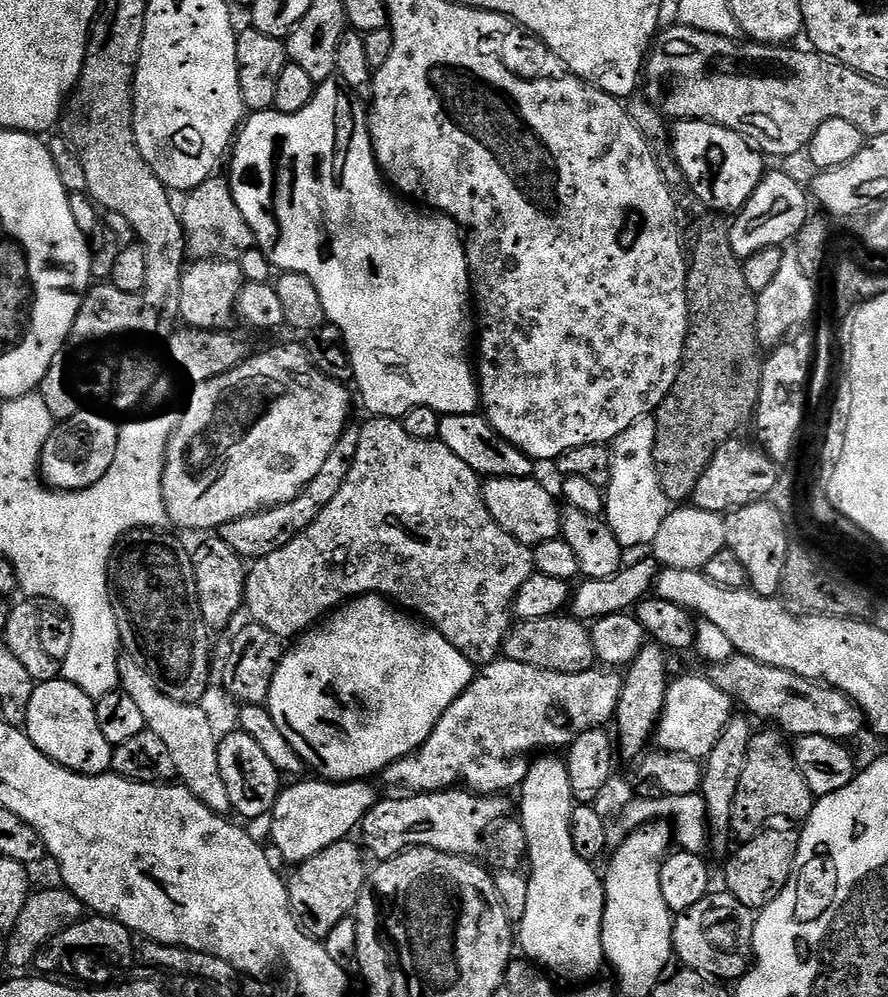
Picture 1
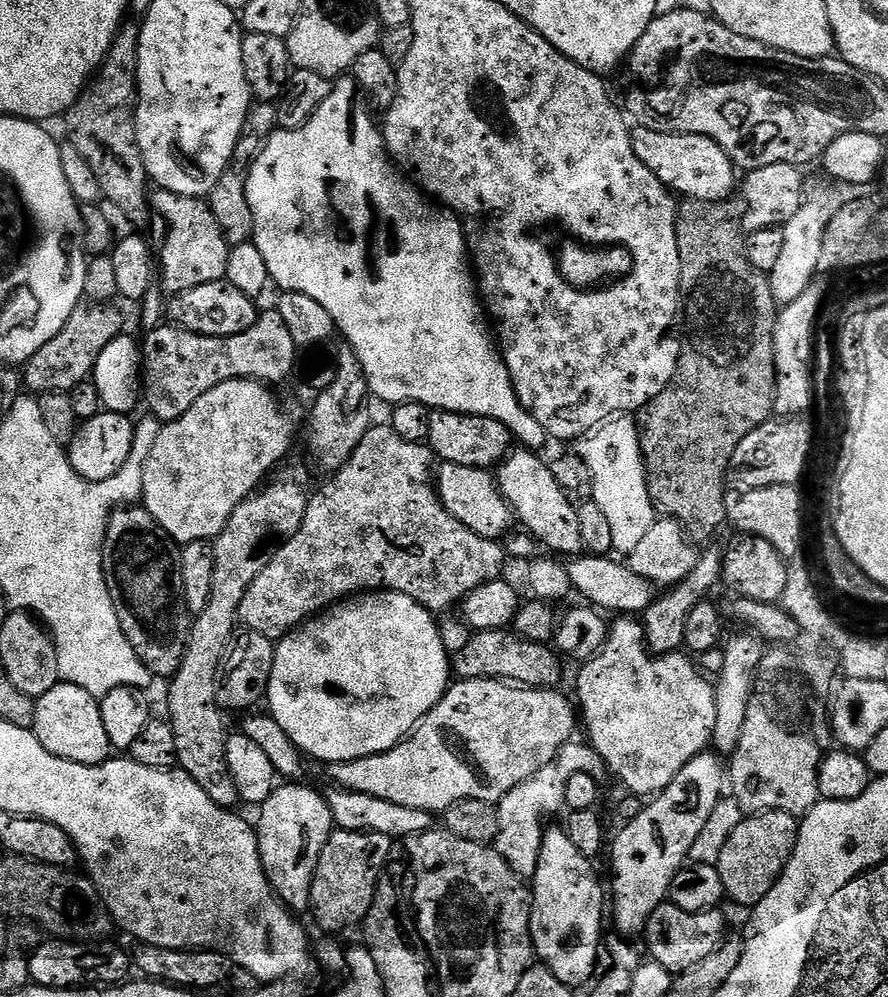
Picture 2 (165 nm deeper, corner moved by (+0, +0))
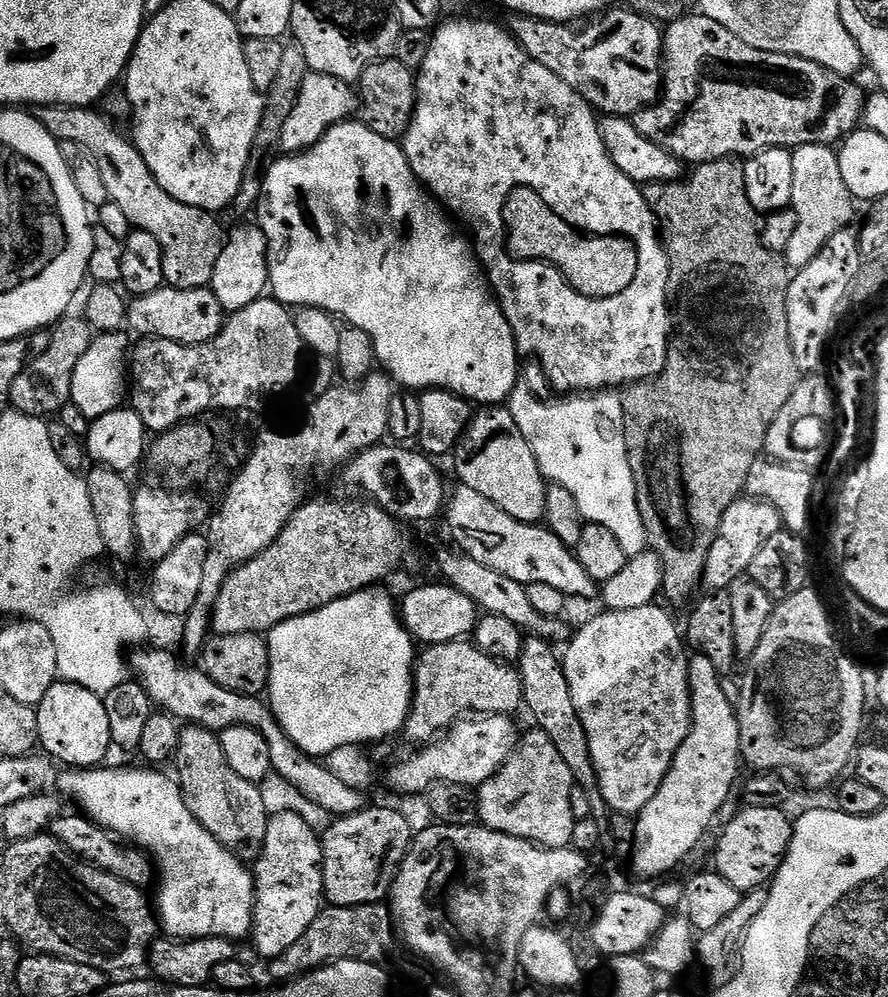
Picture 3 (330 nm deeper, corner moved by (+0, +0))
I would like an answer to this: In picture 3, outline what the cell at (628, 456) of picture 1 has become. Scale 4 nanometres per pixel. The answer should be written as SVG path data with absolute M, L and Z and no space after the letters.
M520 386L512 393L506 407L512 411L514 422L518 422L522 438L530 442L530 450L545 481L566 486L566 490L574 494L574 502L578 502L578 510L584 515L585 521L606 526L606 530L612 531L628 557L641 556L649 551L646 526L642 526L642 514L638 510L634 474L628 461L621 397L615 391L605 390L595 394L572 394L567 398L560 398L557 404L547 404L534 393L527 392L524 386Z

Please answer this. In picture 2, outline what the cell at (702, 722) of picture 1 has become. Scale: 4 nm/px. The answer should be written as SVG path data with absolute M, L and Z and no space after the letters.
M583 606L584 608L572 608L565 616L559 617L554 633L554 648L561 657L569 656L572 660L588 660L580 668L580 673L576 676L576 696L579 711L582 713L582 724L588 727L587 739L590 741L592 748L602 758L602 762L608 768L609 773L613 777L617 776L622 783L625 784L627 791L634 796L643 796L645 798L655 797L663 792L666 786L670 786L670 782L678 774L678 770L682 770L682 766L686 766L686 762L690 762L694 757L699 756L711 745L712 731L714 730L714 694L715 687L710 683L709 677L695 663L692 664L687 660L687 655L680 652L672 652L668 656L654 656L648 651L648 645L644 642L644 625L636 618L616 618L612 624L612 629L608 632L608 624L603 620L605 617L601 615L597 609L591 606Z

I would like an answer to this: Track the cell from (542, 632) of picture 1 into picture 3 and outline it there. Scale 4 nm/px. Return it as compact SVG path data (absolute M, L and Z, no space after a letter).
M467 639L430 644L419 653L416 662L412 709L402 736L416 744L412 746L423 746L447 732L465 714L506 716L521 711L523 703L522 678L513 665L482 654Z

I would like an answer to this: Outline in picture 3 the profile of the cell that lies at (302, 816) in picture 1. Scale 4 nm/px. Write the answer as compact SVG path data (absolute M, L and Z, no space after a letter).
M296 812L275 813L268 821L266 842L254 862L254 879L256 905L250 941L257 954L269 962L286 954L318 918L325 903L323 846L318 832Z

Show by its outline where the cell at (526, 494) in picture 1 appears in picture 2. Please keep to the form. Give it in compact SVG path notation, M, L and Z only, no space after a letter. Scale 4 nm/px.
M441 463L434 472L434 487L437 496L440 497L441 506L450 514L454 514L458 522L474 530L474 534L494 541L499 541L500 536L509 535L508 527L514 524L514 517L491 471Z

